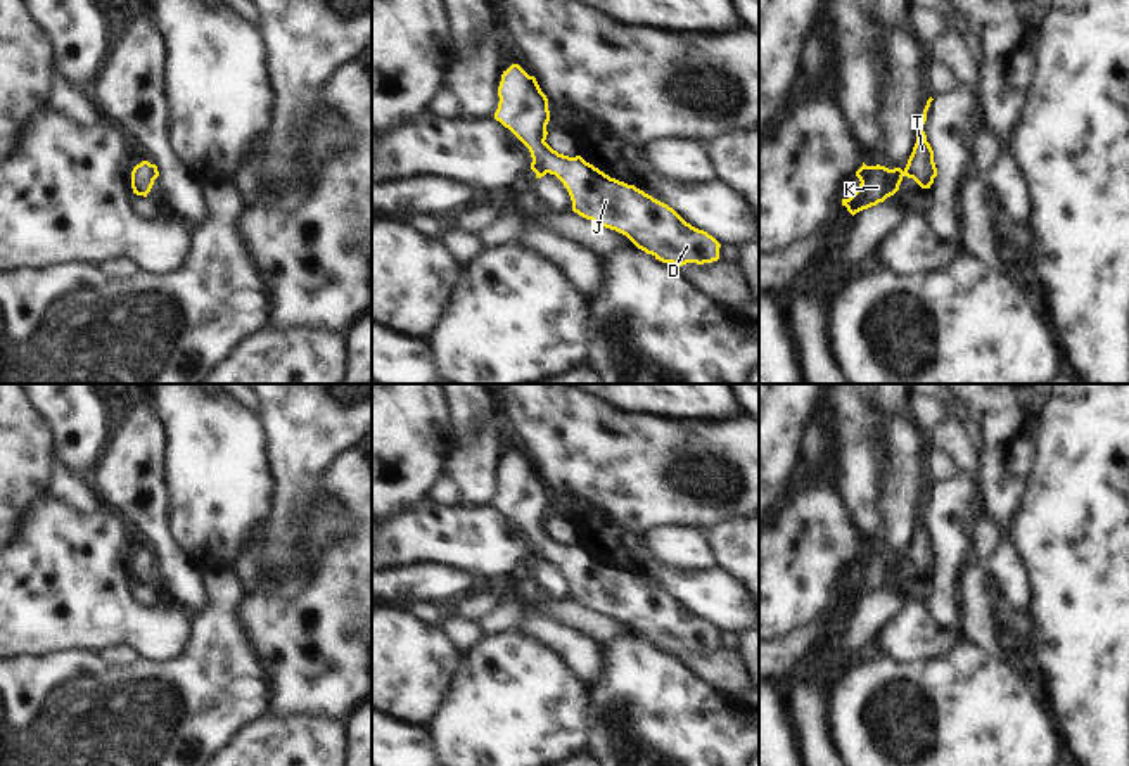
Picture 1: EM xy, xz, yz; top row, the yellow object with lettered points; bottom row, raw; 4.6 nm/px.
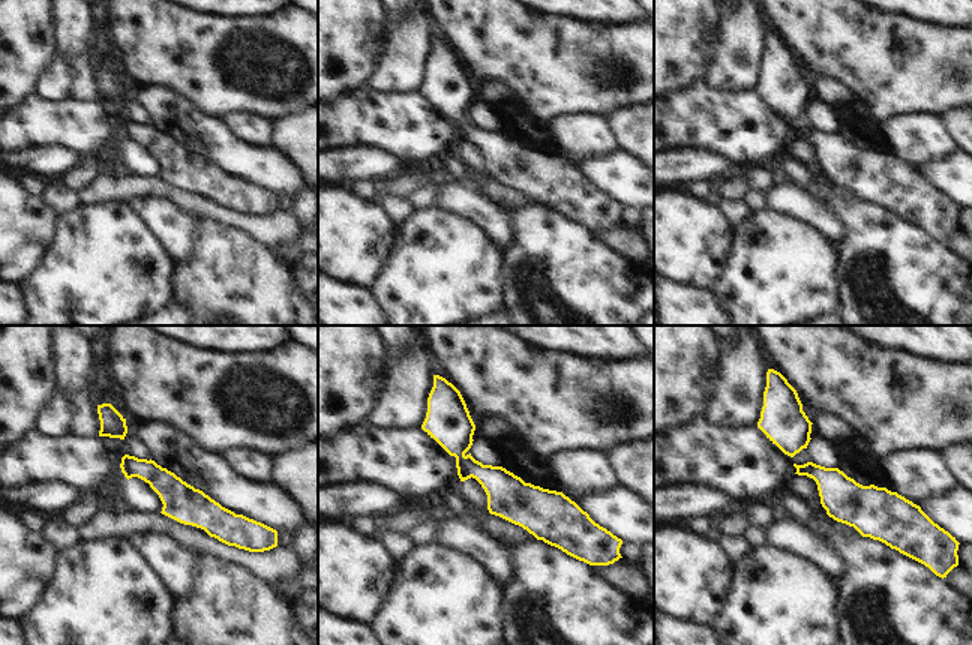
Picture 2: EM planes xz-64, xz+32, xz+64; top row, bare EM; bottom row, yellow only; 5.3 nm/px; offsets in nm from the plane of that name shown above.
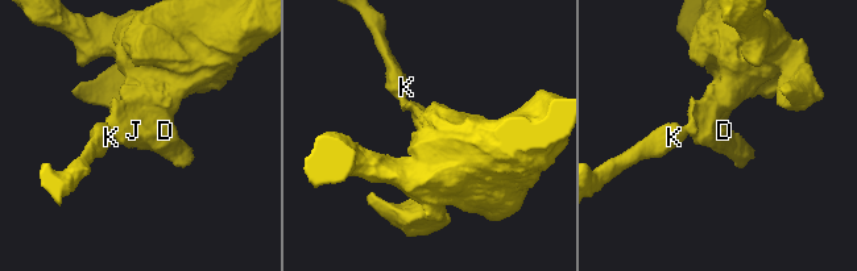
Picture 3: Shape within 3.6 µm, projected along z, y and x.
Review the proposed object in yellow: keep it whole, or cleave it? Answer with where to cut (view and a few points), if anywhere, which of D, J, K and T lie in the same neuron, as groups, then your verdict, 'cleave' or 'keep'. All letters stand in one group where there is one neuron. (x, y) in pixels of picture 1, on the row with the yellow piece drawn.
no cut | D J K T | keep

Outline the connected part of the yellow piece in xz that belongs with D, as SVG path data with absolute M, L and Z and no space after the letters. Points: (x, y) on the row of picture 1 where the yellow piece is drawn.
M519 64L501 74L494 119L508 128L531 152L536 178L555 175L567 188L572 211L626 235L638 249L662 263L712 263L721 244L686 223L673 207L635 185L610 178L581 156L553 150L546 140L548 99L534 76Z

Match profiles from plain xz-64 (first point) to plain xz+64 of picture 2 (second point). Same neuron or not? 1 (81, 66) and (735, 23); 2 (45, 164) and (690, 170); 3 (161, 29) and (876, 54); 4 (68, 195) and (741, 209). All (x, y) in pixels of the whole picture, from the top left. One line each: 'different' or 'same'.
1: same
2: same
3: same
4: same

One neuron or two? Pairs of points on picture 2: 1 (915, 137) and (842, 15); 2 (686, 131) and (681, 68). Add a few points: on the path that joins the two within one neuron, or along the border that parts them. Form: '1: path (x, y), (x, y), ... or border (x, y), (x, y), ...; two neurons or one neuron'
1: border (936, 114), (897, 113), (881, 122); two neurons
2: border (705, 77), (669, 95); two neurons

